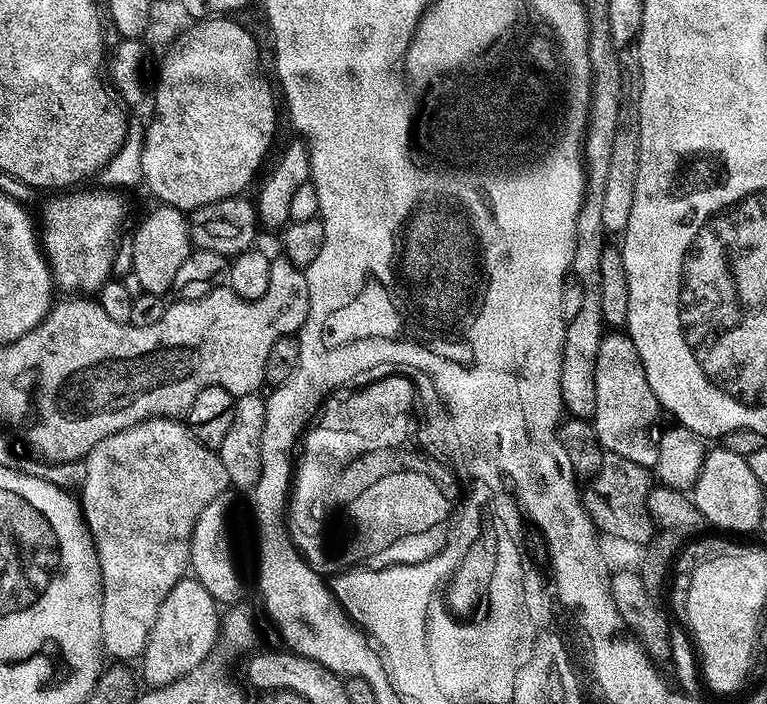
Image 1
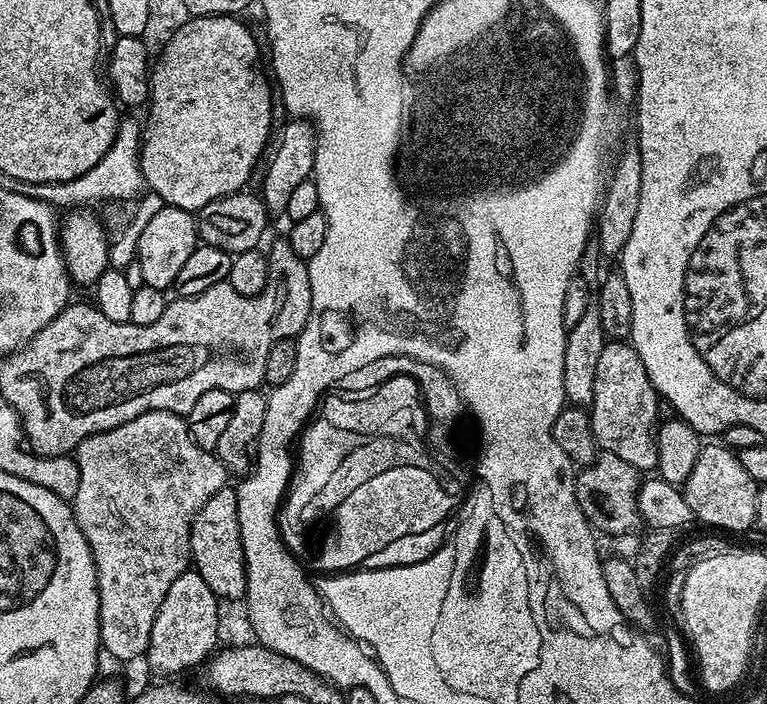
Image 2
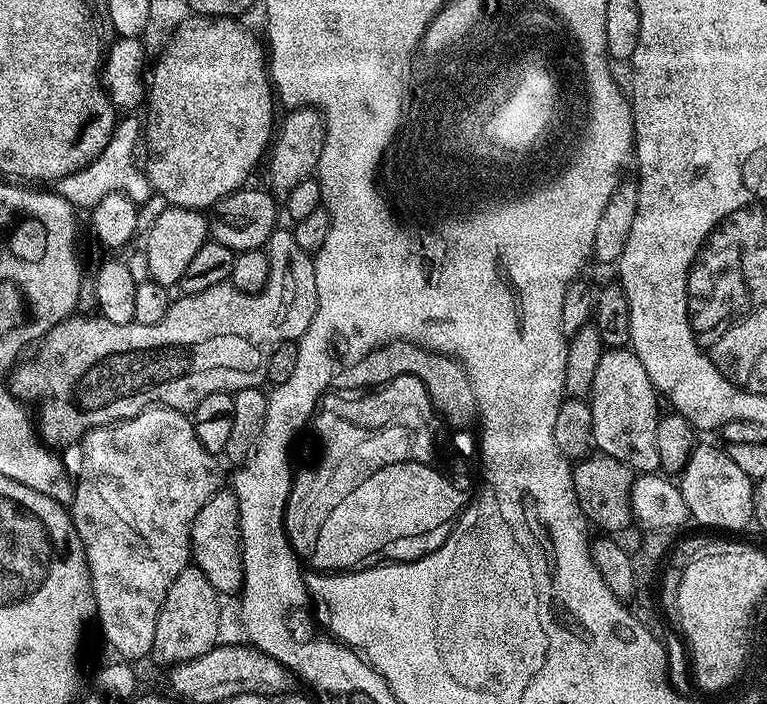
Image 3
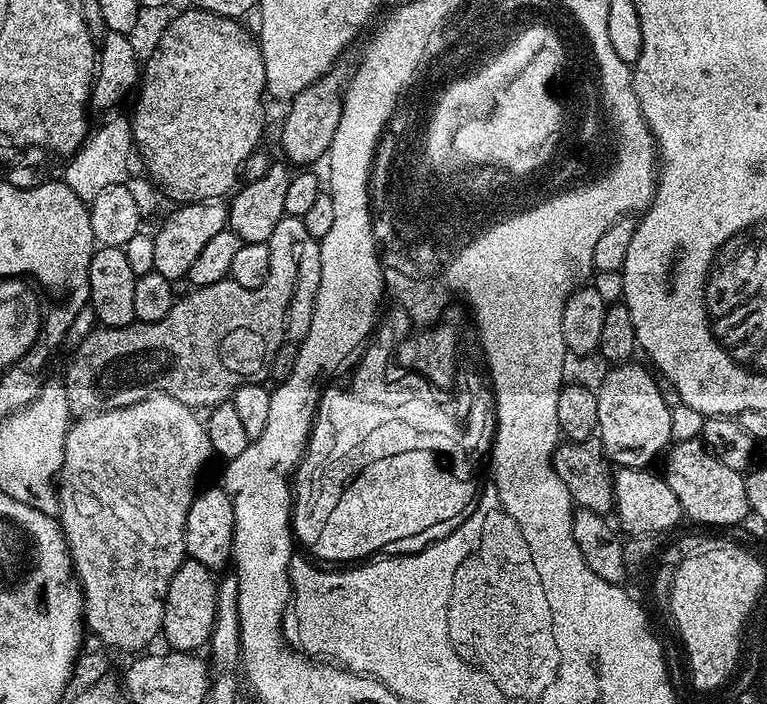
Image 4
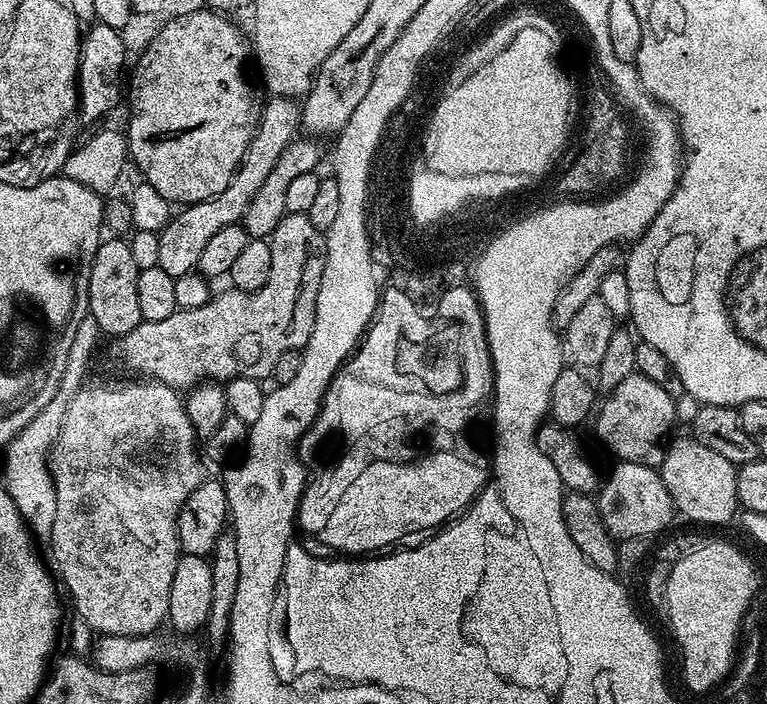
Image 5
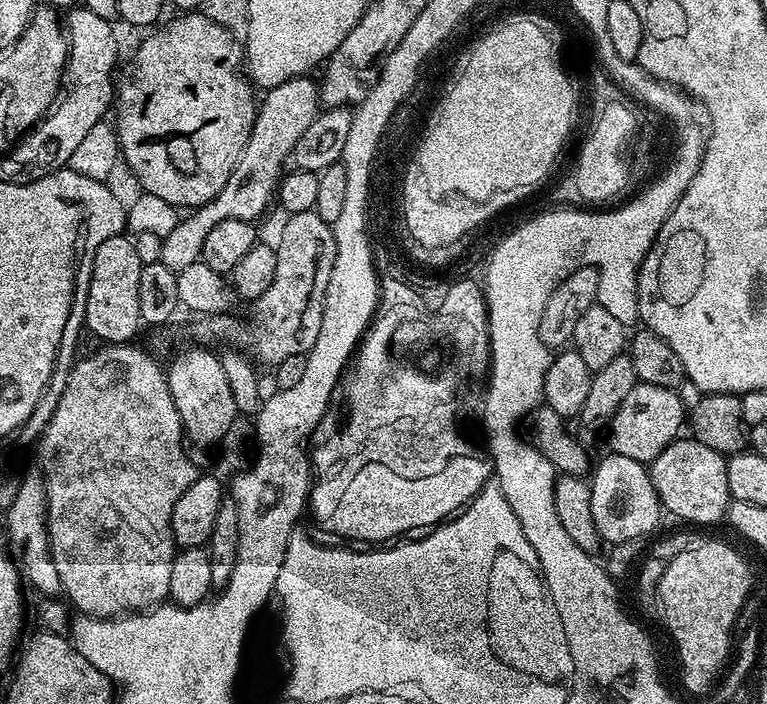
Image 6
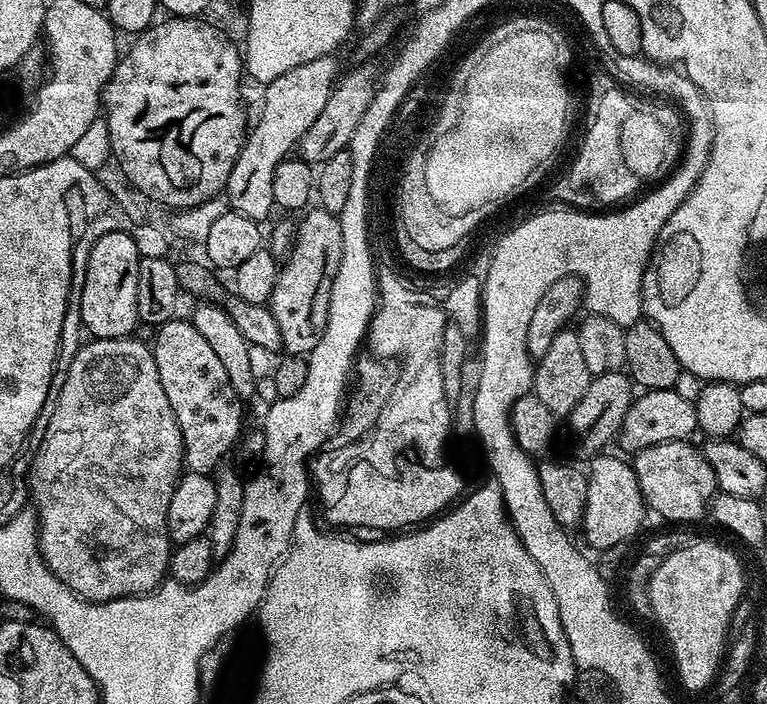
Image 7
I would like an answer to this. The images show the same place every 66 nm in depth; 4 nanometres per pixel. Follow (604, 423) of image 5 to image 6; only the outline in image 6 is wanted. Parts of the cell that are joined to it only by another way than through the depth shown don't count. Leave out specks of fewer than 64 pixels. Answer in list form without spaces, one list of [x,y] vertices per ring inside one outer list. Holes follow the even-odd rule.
[[[636,383],[622,398],[618,410],[607,425],[609,449],[622,454],[622,458],[634,458],[634,462],[645,466],[651,465],[662,450],[681,435],[680,427],[686,424],[686,409],[680,400],[680,393],[675,388],[650,386]]]

